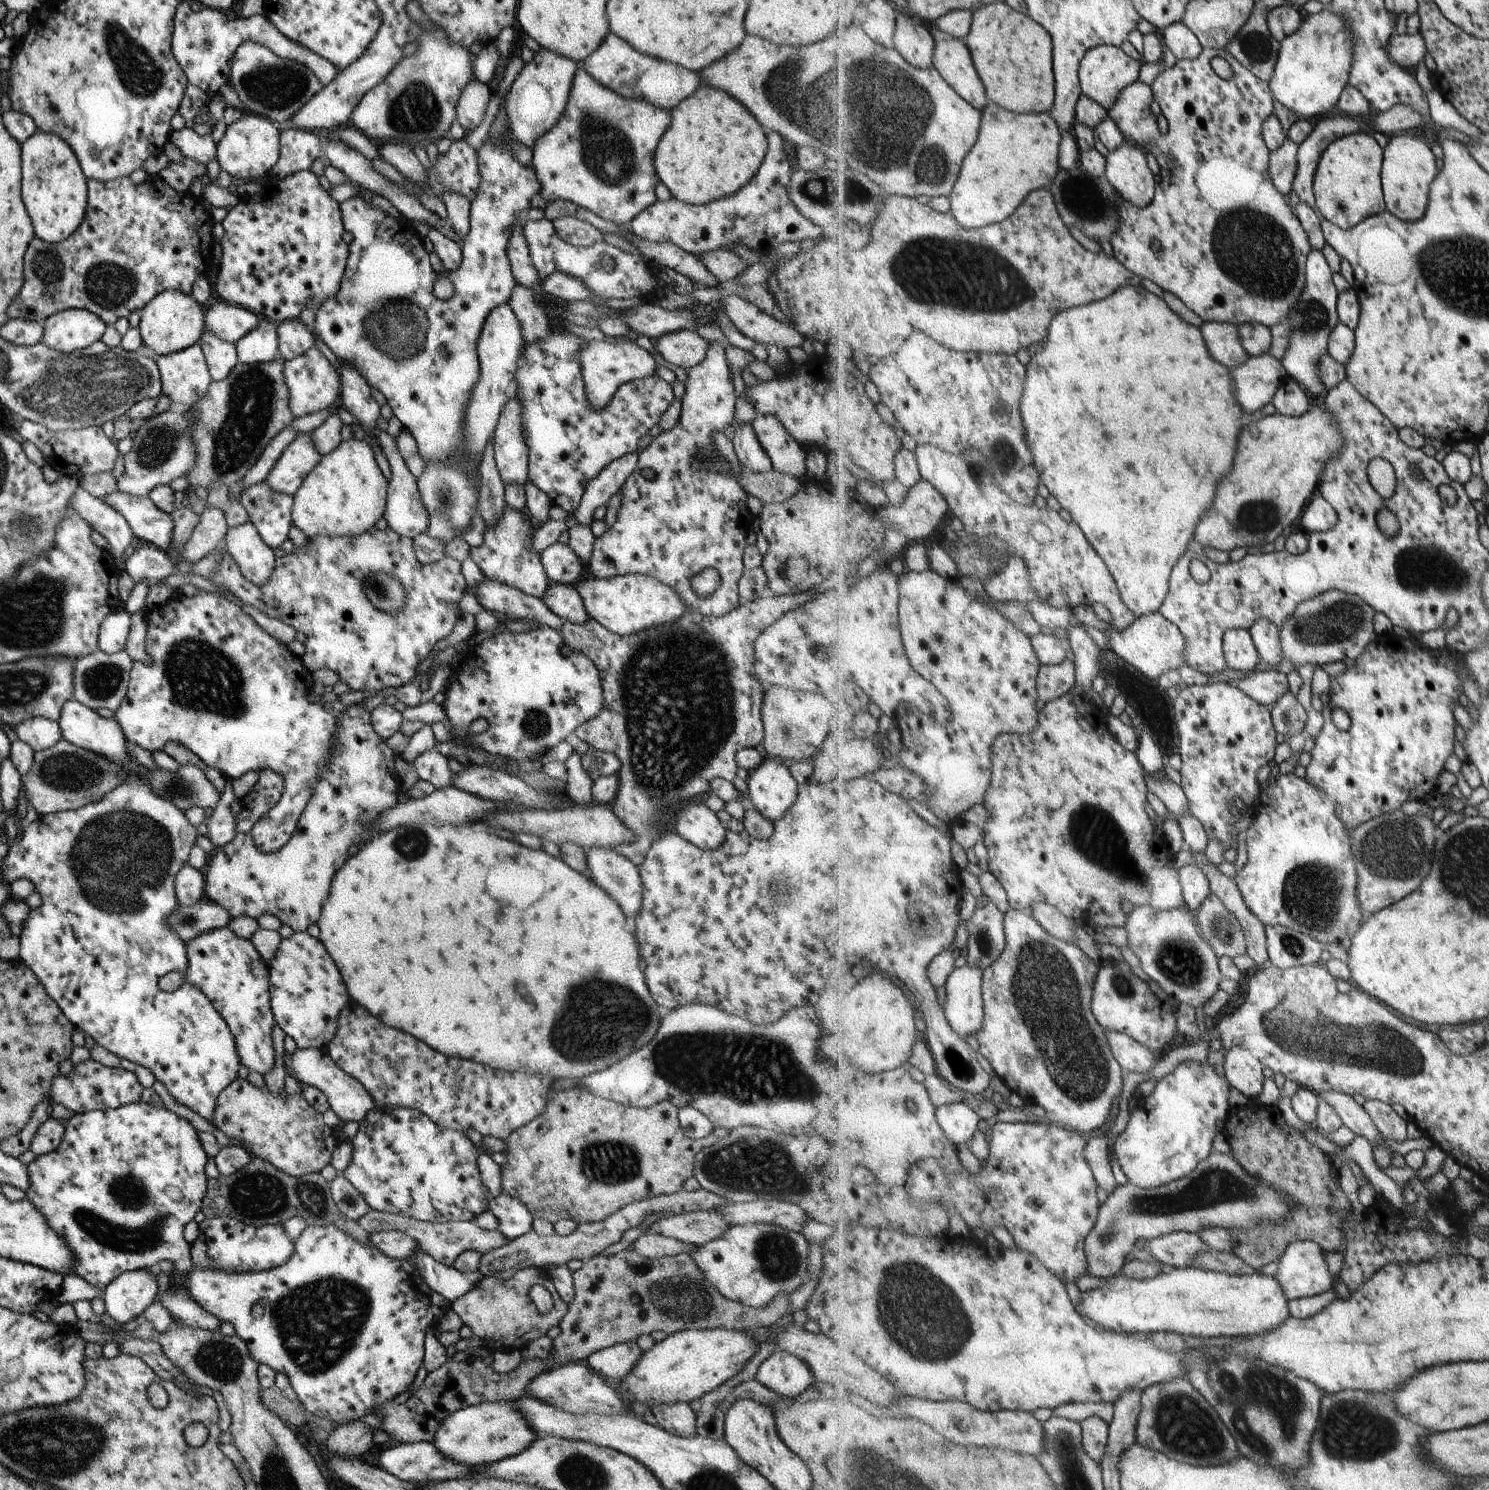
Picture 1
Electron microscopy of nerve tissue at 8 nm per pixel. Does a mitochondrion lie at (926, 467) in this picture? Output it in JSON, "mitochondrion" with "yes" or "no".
{"mitochondrion":"no"}

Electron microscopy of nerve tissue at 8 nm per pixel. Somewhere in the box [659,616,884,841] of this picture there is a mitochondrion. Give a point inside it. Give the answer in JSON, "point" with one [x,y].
{"point":[784,729]}

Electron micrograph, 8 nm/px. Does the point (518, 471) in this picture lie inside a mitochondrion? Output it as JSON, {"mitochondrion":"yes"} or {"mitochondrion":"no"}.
{"mitochondrion":"no"}

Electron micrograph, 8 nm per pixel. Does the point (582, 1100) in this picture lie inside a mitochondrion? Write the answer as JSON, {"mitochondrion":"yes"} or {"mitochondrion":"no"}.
{"mitochondrion":"no"}

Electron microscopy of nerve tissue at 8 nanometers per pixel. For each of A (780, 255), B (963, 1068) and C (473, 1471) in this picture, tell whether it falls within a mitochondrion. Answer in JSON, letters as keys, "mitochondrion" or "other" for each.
{"A":"other","B":"mitochondrion","C":"other"}

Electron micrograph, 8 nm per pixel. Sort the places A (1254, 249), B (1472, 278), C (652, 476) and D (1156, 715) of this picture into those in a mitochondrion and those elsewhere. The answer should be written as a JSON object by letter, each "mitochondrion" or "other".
{"A":"mitochondrion","B":"mitochondrion","C":"other","D":"other"}

